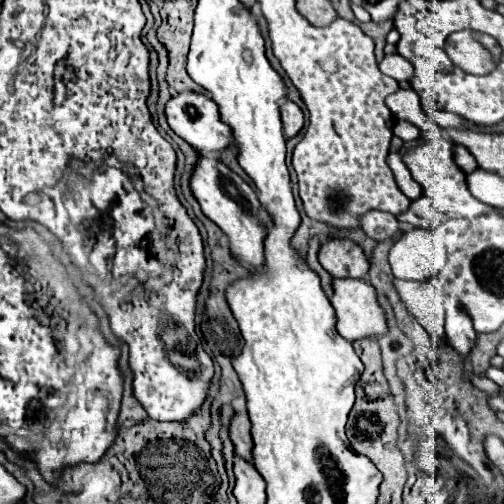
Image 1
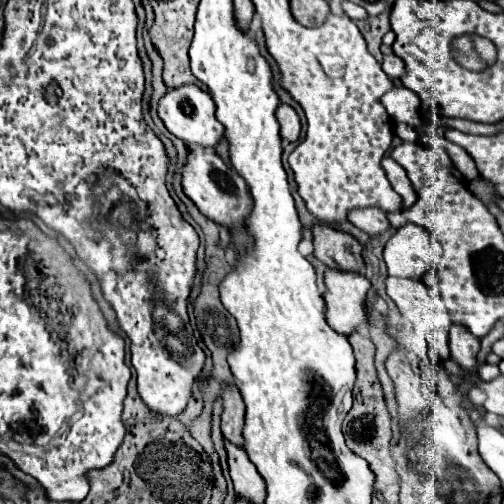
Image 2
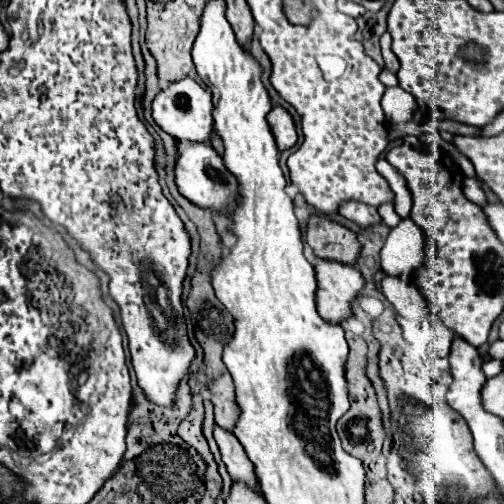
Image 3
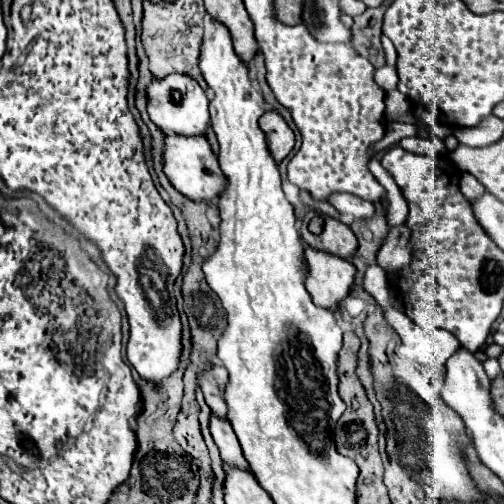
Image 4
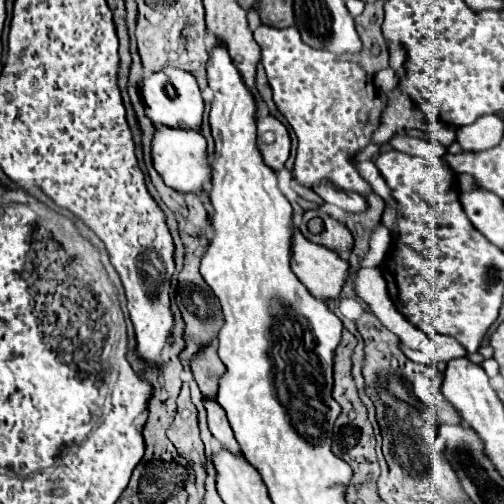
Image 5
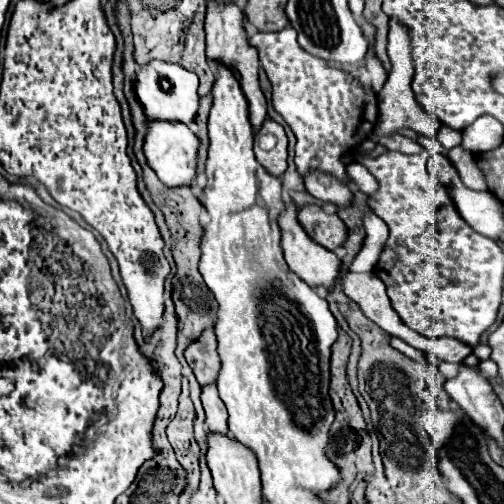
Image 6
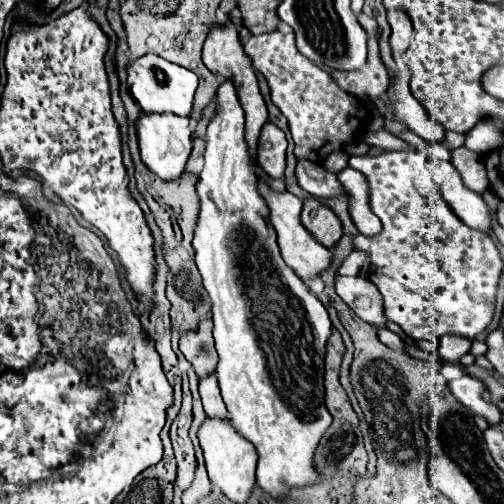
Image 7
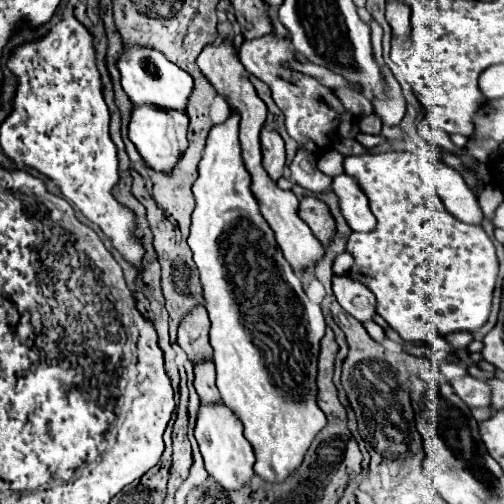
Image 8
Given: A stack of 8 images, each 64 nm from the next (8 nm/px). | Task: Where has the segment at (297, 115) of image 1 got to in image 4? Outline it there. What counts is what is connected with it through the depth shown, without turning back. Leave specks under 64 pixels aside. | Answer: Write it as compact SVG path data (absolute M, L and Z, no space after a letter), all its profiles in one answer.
M266 112L260 116L260 130L266 134L268 150L272 152L272 158L276 164L280 164L290 150L294 148L294 134L290 126L284 122L284 118L278 112Z

